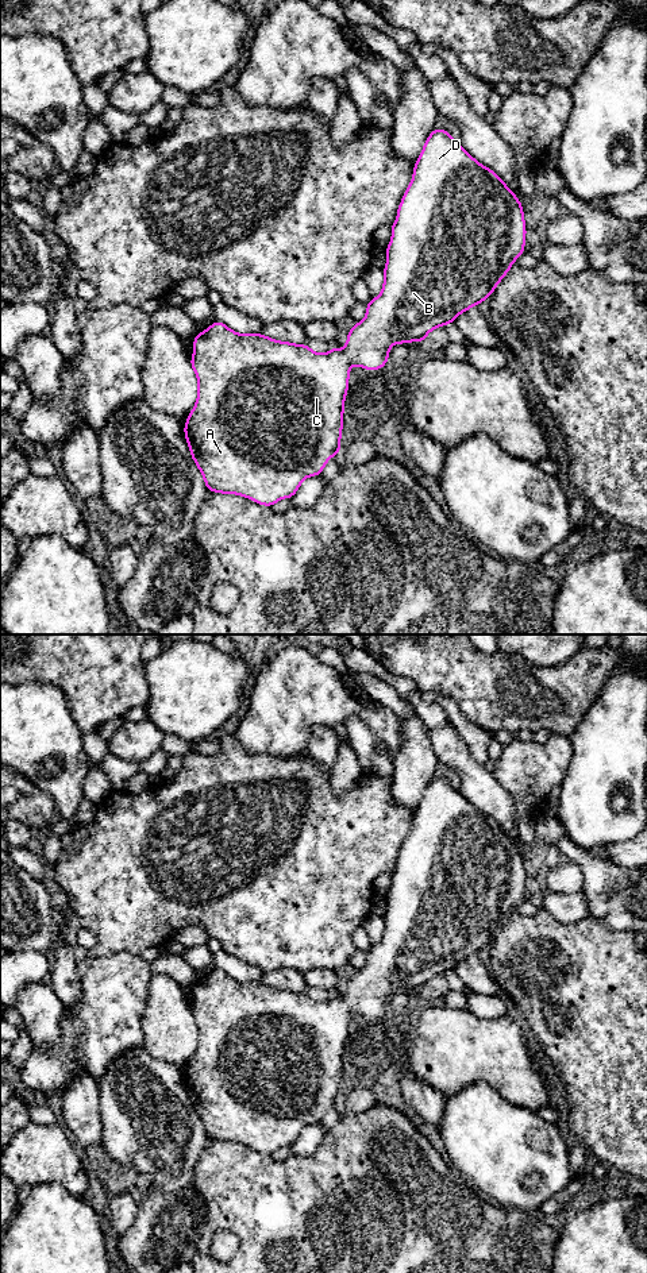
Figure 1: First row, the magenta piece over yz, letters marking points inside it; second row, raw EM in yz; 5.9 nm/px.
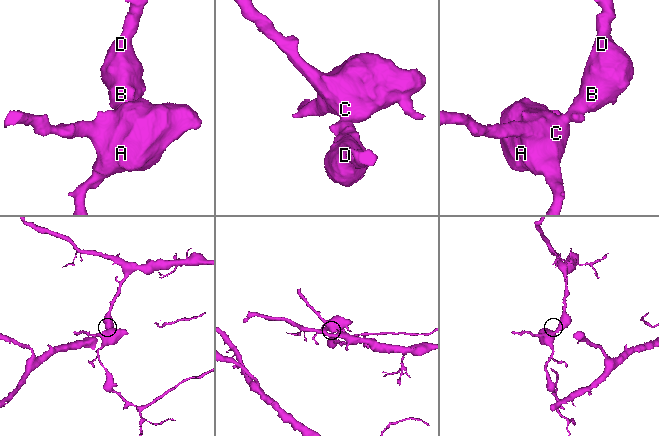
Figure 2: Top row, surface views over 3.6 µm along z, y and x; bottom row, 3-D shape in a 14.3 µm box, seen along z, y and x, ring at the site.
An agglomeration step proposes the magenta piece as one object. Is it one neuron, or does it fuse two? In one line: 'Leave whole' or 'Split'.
Leave whole

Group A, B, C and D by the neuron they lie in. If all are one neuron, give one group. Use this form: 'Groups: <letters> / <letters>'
Groups: A B C D

